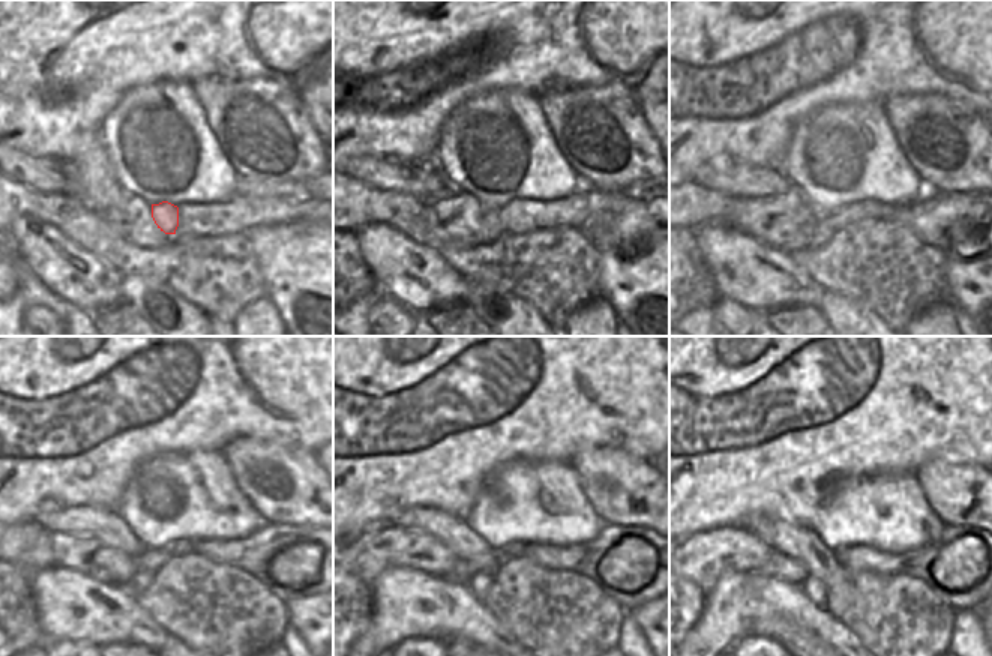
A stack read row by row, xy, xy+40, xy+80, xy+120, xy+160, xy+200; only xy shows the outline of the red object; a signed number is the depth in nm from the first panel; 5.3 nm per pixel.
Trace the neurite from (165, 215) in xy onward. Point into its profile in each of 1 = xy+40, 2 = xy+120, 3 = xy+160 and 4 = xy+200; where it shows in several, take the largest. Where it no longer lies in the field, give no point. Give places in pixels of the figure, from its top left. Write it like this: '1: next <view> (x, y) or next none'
1: next xy+40 (492, 225)
2: next xy+120 (141, 580)
3: next xy+160 (477, 584)
4: next xy+200 (815, 590)

